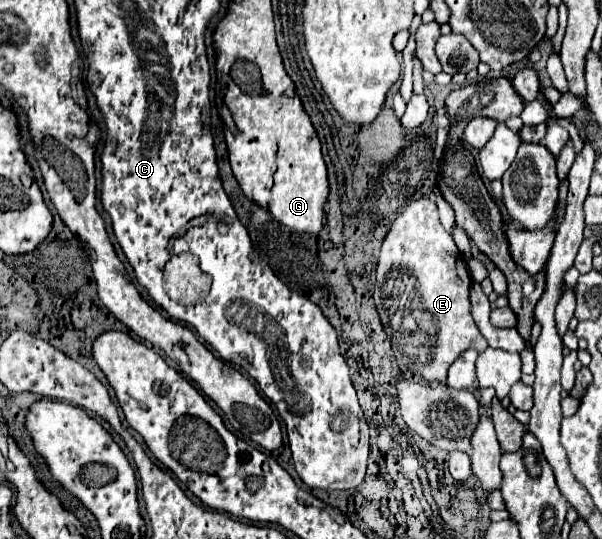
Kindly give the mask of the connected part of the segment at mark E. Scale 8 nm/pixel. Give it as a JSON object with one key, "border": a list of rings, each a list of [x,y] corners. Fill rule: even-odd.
{"border":[[[429,197],[409,203],[385,235],[373,291],[383,329],[391,339],[393,355],[403,371],[419,375],[429,383],[437,381],[445,385],[449,365],[465,349],[487,349],[487,341],[471,317],[469,287],[471,275],[467,263],[459,255],[451,233],[443,229],[437,205]]]}

